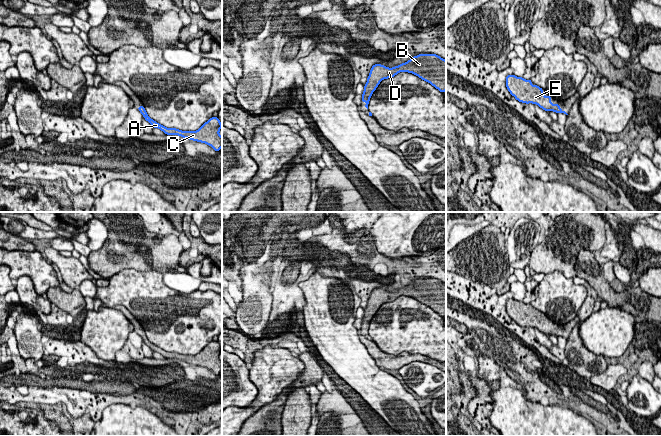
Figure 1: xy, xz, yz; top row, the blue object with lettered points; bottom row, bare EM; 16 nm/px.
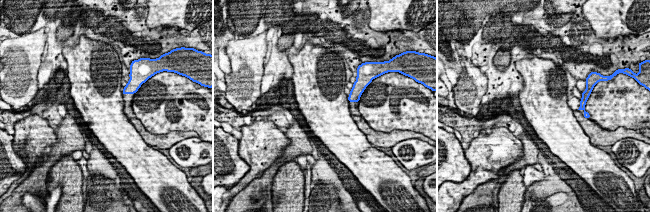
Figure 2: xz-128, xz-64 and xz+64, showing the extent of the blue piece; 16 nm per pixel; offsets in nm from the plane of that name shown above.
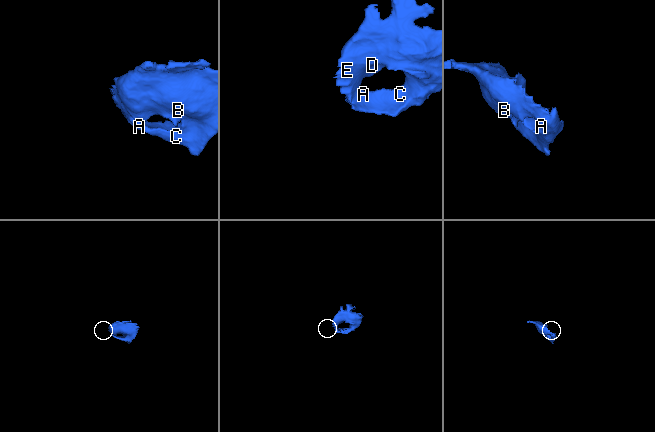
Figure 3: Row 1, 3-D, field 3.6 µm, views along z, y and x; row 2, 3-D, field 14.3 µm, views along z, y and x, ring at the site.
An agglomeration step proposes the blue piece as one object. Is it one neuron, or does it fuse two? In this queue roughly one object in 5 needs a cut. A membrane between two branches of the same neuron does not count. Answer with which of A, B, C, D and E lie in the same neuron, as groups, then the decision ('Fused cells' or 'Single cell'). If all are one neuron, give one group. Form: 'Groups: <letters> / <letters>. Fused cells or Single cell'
Groups: A B C D E. Single cell

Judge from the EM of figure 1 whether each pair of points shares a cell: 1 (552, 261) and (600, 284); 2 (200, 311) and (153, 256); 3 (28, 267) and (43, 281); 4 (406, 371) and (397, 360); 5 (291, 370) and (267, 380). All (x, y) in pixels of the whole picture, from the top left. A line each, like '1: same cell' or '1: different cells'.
1: different cells
2: different cells
3: same cell
4: different cells
5: same cell

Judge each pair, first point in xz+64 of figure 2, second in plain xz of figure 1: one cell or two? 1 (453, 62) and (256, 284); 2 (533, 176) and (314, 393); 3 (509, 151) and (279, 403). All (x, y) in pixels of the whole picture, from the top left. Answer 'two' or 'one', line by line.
1: two
2: one
3: two

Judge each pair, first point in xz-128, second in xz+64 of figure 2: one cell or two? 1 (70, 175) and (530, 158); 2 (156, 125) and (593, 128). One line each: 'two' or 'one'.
1: two
2: two

